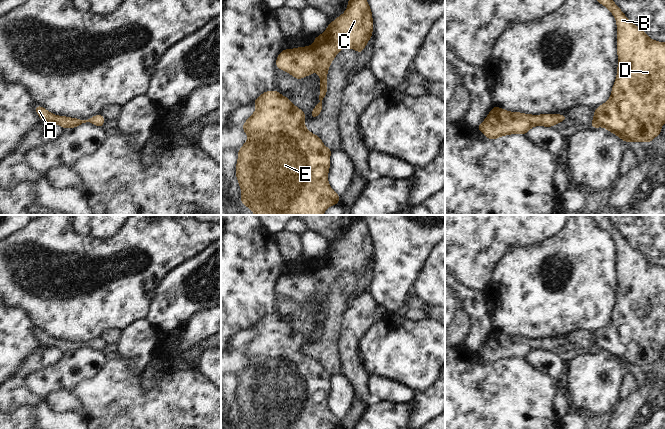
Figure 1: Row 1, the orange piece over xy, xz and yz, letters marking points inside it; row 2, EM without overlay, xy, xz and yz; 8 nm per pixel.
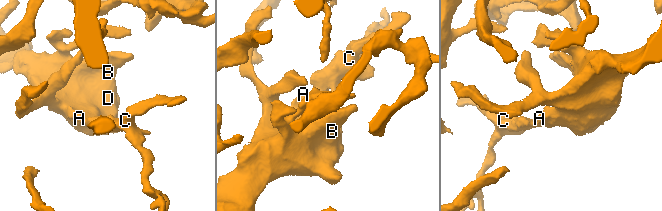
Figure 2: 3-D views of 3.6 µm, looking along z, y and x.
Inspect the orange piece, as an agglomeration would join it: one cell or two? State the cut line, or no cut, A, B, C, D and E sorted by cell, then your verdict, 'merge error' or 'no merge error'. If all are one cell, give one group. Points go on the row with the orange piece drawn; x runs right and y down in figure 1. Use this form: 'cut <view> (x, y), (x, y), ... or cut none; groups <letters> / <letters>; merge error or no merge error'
cut none; groups A B C D E; no merge error

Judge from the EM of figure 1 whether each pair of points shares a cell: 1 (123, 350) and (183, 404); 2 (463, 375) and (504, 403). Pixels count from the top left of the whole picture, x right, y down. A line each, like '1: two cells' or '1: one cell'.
1: two cells
2: one cell

